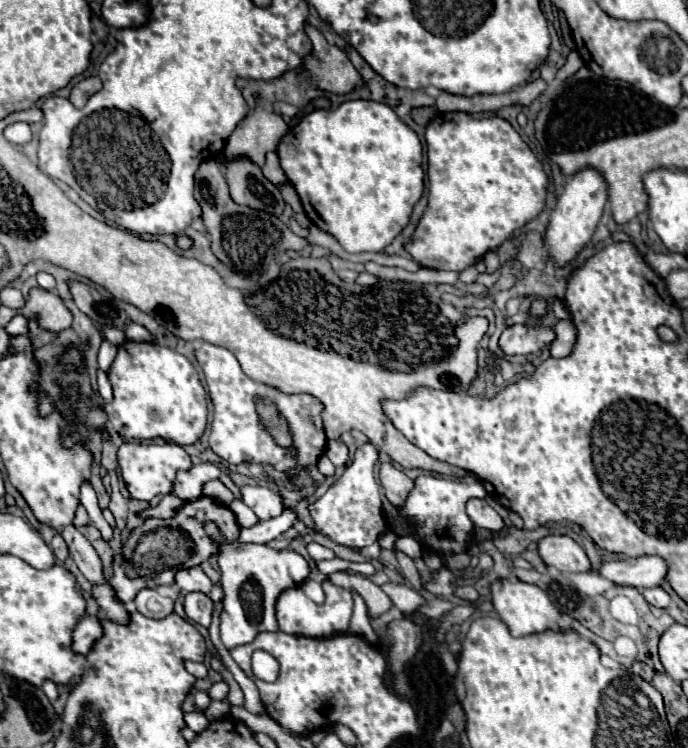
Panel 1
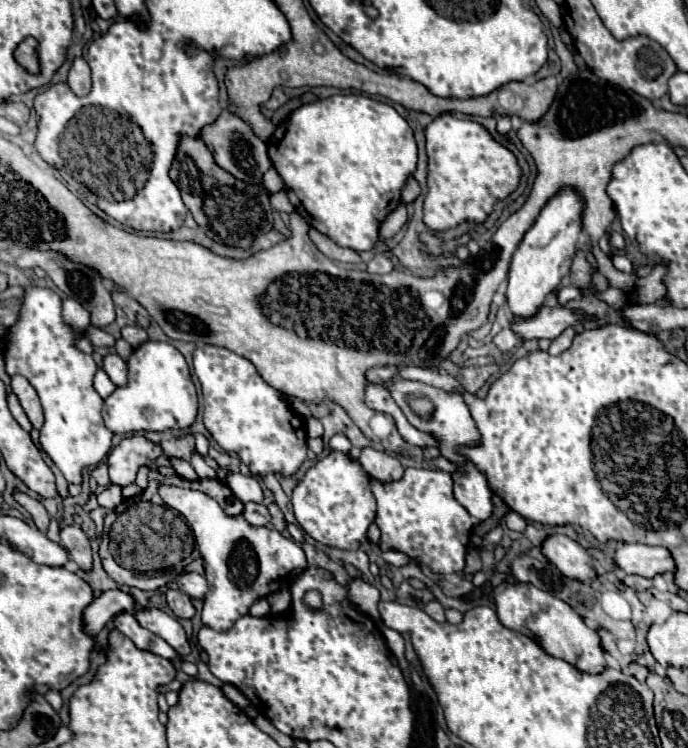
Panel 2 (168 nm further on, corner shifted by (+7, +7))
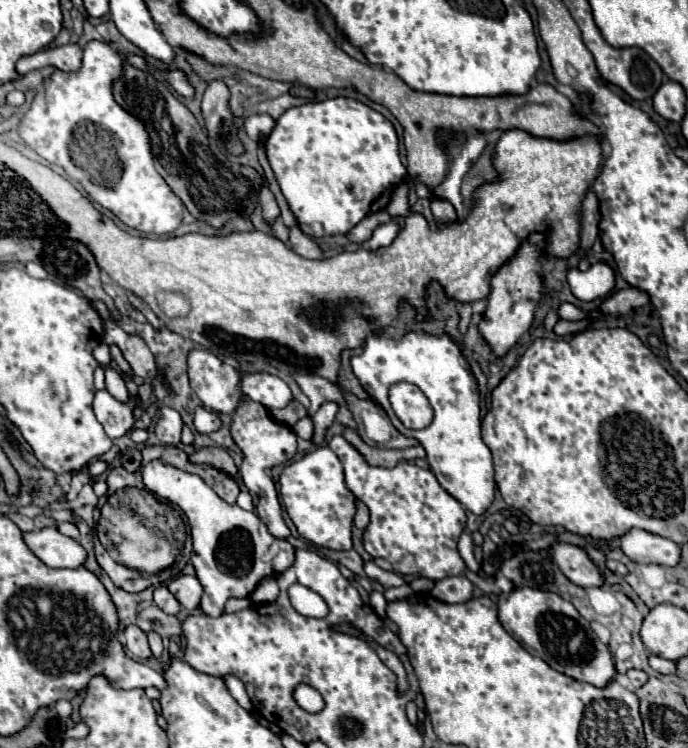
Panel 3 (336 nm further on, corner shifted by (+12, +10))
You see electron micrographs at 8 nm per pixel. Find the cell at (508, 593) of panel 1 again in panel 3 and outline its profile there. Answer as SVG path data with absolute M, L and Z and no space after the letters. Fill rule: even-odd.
M514 588L508 594L502 592L498 596L498 618L502 626L512 636L516 636L526 648L542 654L540 658L544 662L548 662L554 670L570 678L602 688L616 676L614 660L608 646L598 640L598 636L590 628L590 622L582 618L570 602L566 602L554 592L536 588ZM560 614L562 618L544 618Z

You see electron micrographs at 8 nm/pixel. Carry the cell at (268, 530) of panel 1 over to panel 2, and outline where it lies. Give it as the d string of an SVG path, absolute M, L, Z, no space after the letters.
M245 503L243 517L251 525L265 525L269 521L269 511L267 511L267 507L263 503Z

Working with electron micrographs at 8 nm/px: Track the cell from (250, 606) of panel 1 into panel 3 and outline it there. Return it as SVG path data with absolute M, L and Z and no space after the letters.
M152 460L142 468L142 478L152 494L180 506L188 516L194 542L192 564L196 578L204 588L200 608L206 616L220 616L228 598L250 596L266 576L280 576L296 560L294 546L288 540L268 534L268 528L254 512L246 512L236 504L220 500L200 476Z

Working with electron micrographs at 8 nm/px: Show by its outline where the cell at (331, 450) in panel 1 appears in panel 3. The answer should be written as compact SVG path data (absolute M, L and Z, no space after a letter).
M334 436L328 446L344 466L348 490L370 510L364 550L372 558L386 558L398 574L418 574L430 580L458 576L466 570L458 552L458 538L466 528L466 512L462 504L438 484L432 470L412 462L398 462L390 470L370 466L342 436Z

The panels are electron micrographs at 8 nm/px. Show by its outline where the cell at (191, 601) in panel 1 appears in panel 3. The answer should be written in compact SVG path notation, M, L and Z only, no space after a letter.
M160 586L154 590L154 602L166 614L178 614L180 612L180 602L174 598L174 594L166 586Z

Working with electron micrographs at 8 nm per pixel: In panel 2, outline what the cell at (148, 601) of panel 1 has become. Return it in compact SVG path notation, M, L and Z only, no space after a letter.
M105 591L101 597L97 597L87 609L85 609L85 631L91 635L97 635L103 627L101 623L107 623L113 615L127 611L133 607L133 599L129 593L123 591Z

